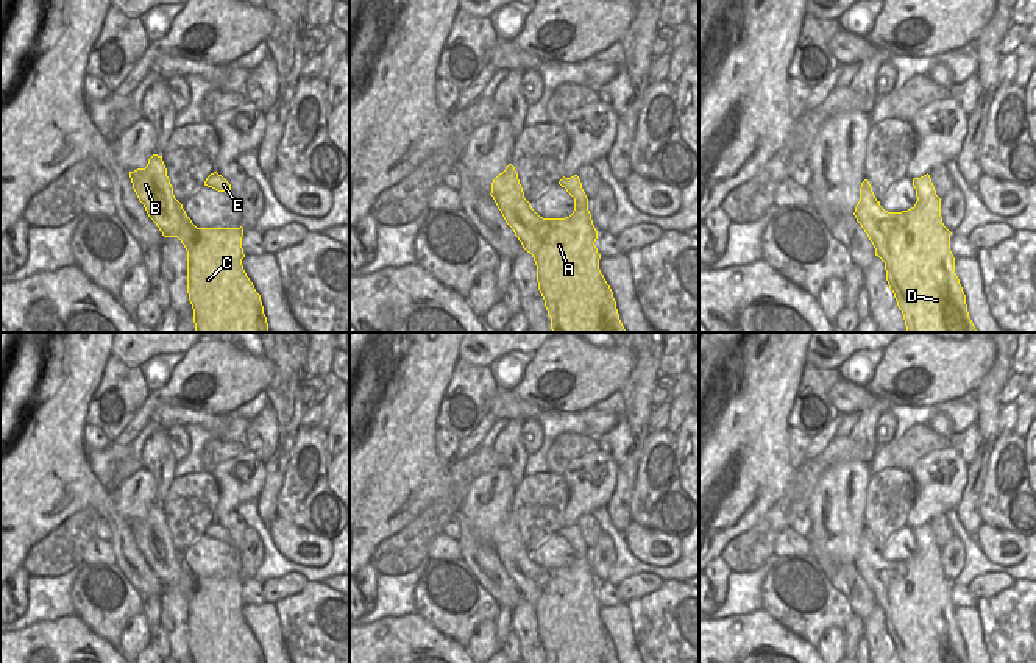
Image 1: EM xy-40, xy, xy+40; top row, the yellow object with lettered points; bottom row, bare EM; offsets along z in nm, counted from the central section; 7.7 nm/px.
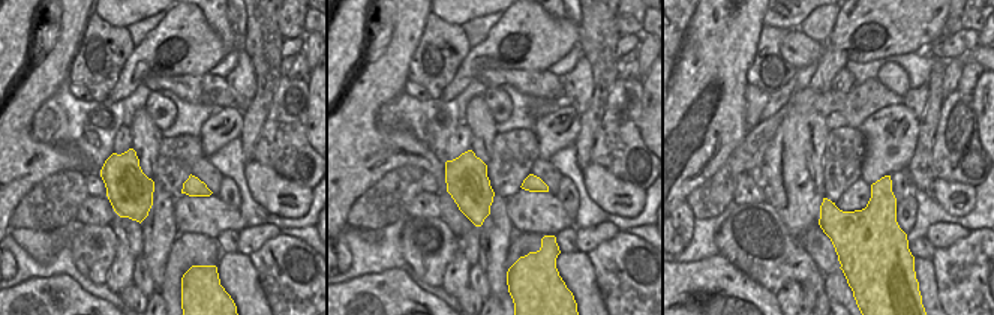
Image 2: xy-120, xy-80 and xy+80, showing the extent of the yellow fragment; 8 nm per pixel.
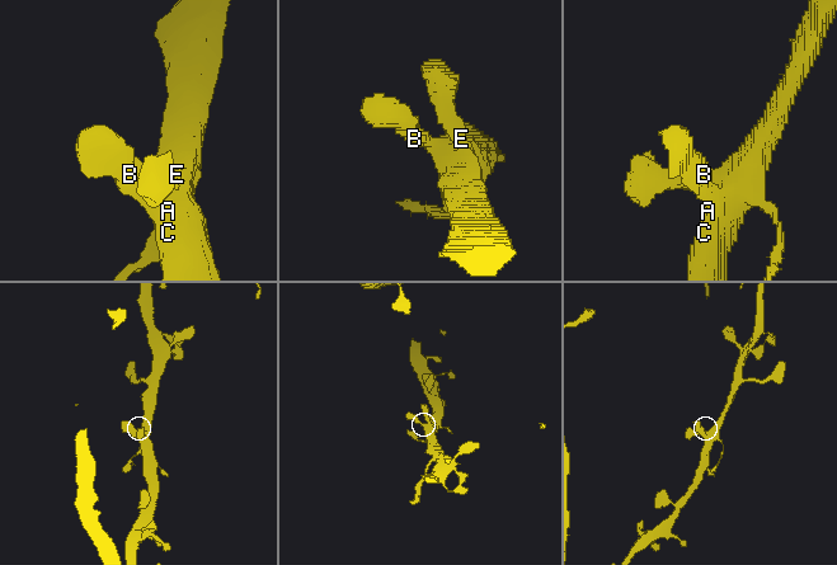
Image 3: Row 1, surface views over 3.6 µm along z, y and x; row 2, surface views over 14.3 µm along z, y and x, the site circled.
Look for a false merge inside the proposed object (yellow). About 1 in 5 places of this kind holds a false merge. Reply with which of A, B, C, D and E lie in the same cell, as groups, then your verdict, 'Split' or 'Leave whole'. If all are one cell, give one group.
Groups: A B C D E. Leave whole

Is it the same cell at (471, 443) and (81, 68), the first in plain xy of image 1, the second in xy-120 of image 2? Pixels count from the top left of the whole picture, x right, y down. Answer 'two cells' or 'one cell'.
two cells

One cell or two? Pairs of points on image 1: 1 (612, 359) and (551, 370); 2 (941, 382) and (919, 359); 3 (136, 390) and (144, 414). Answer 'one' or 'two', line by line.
1: one
2: one
3: two

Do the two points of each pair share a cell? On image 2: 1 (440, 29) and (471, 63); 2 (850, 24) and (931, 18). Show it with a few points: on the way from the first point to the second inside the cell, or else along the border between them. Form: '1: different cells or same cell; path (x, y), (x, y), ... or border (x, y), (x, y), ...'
1: different cells; border (471, 48), (455, 77), (446, 86)
2: same cell; path (870, 20), (912, 20)

